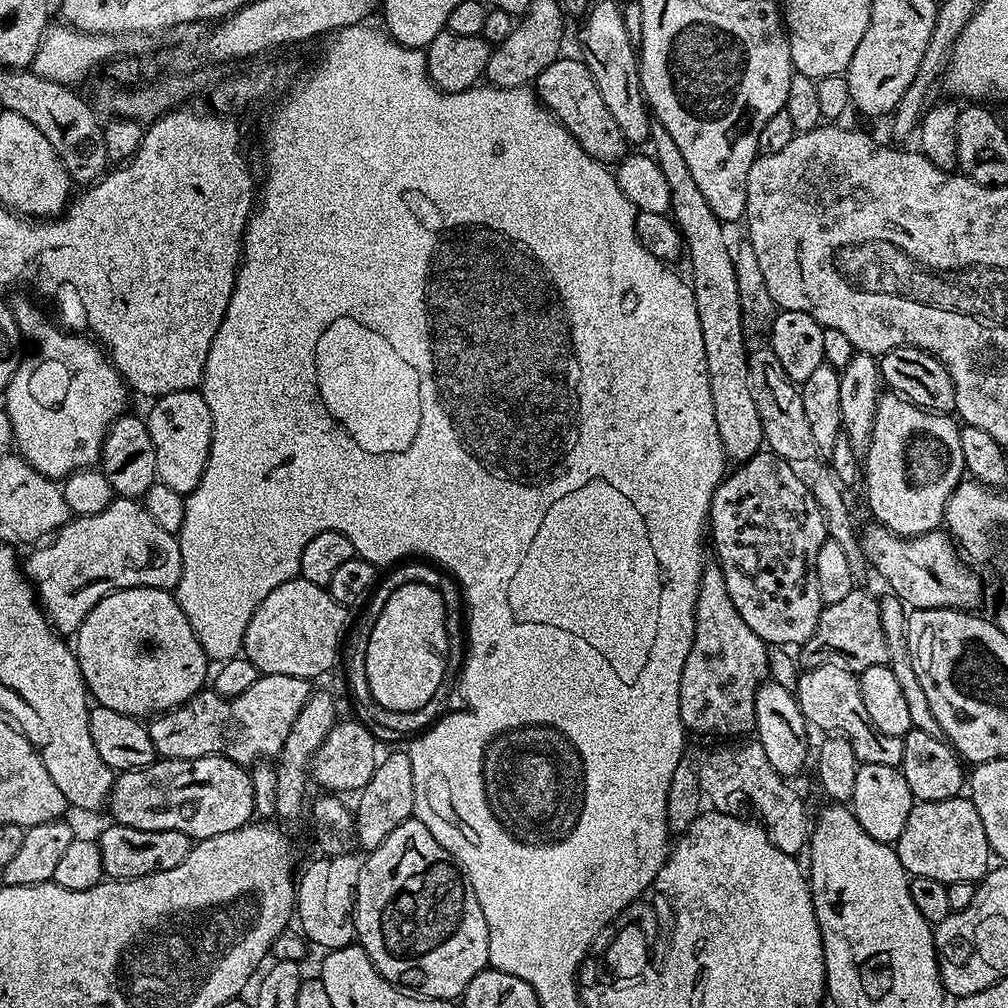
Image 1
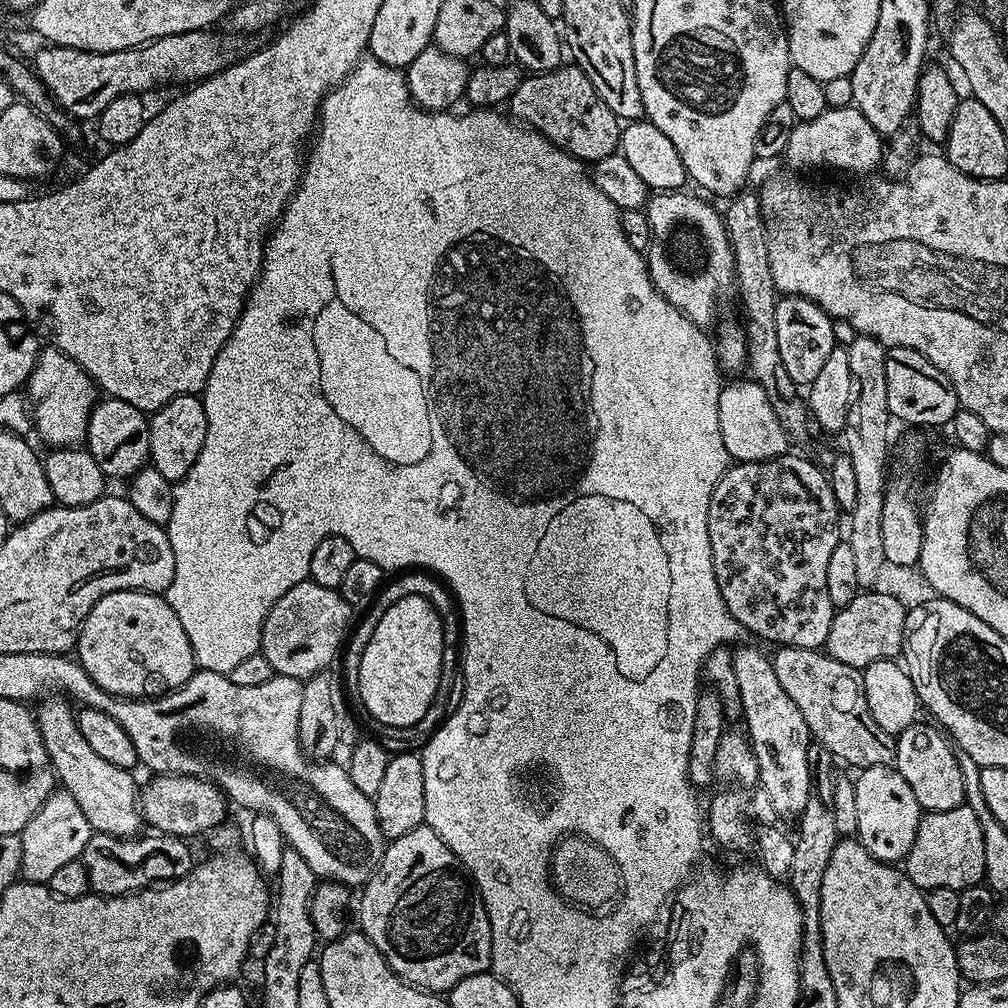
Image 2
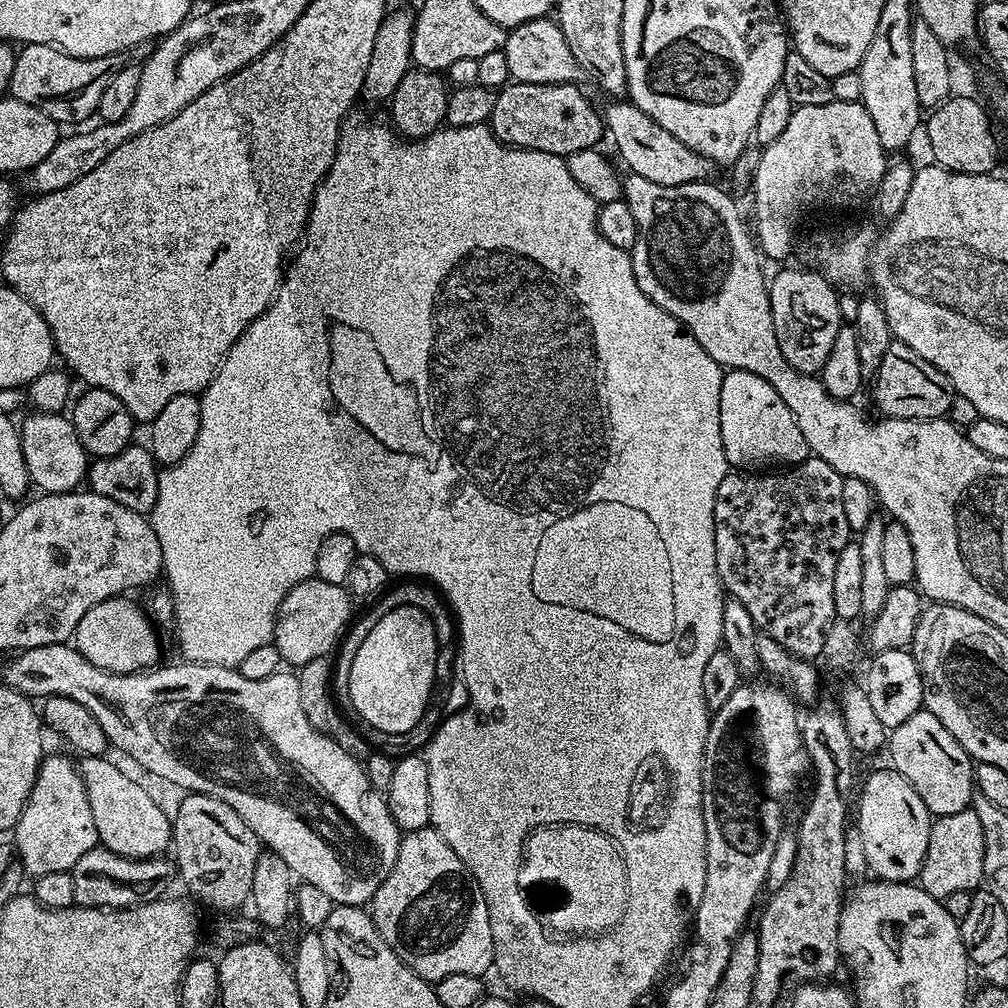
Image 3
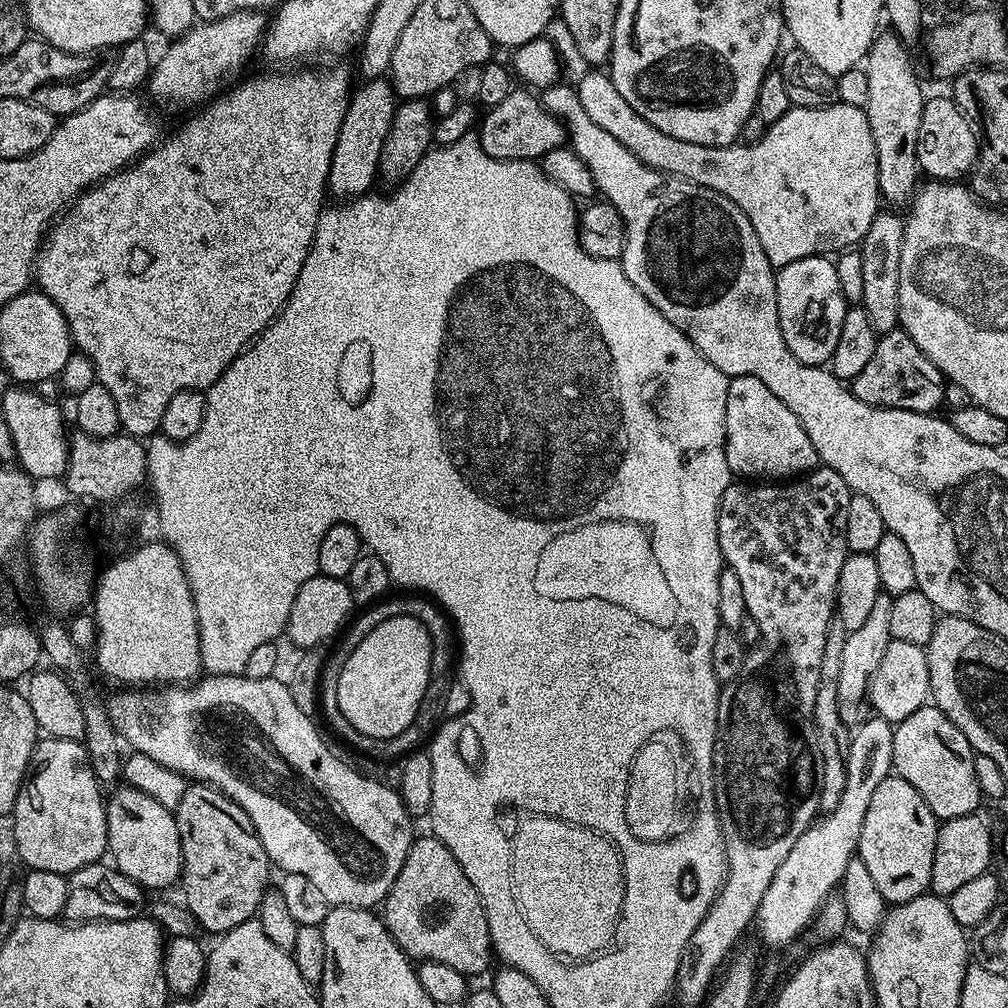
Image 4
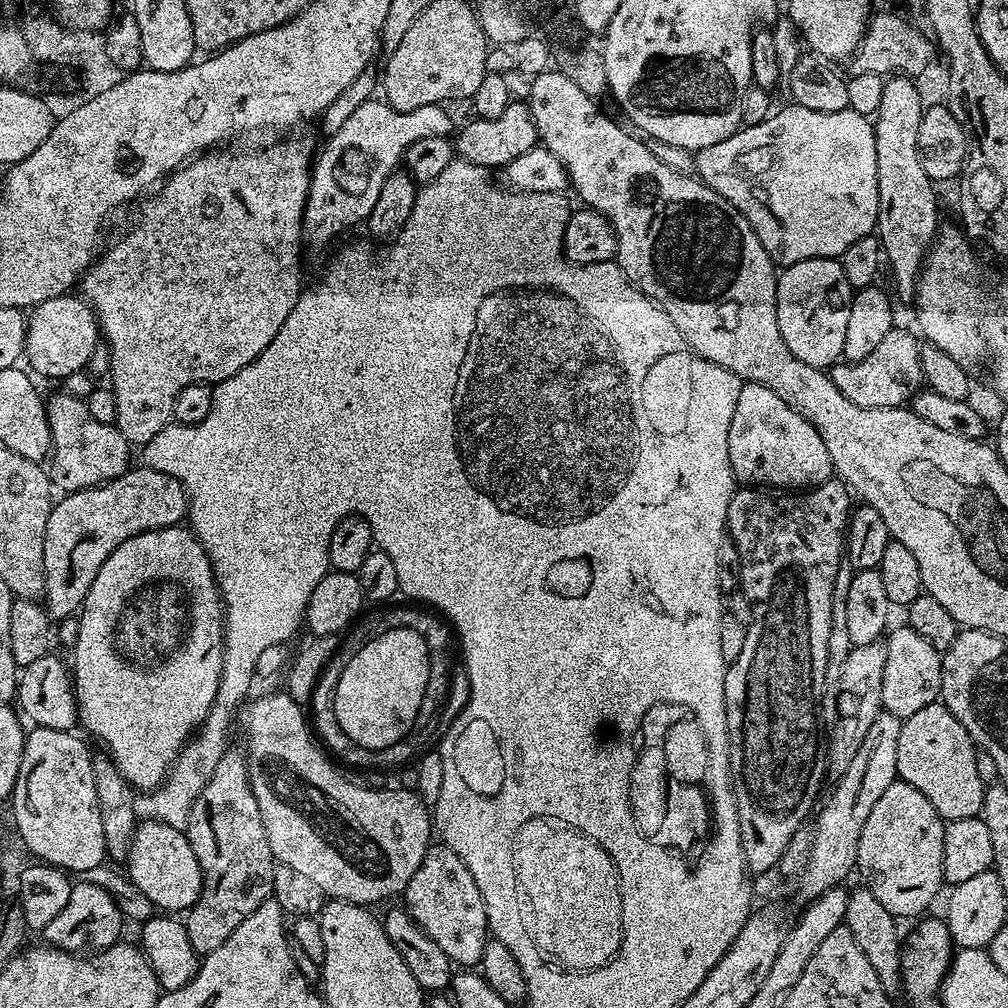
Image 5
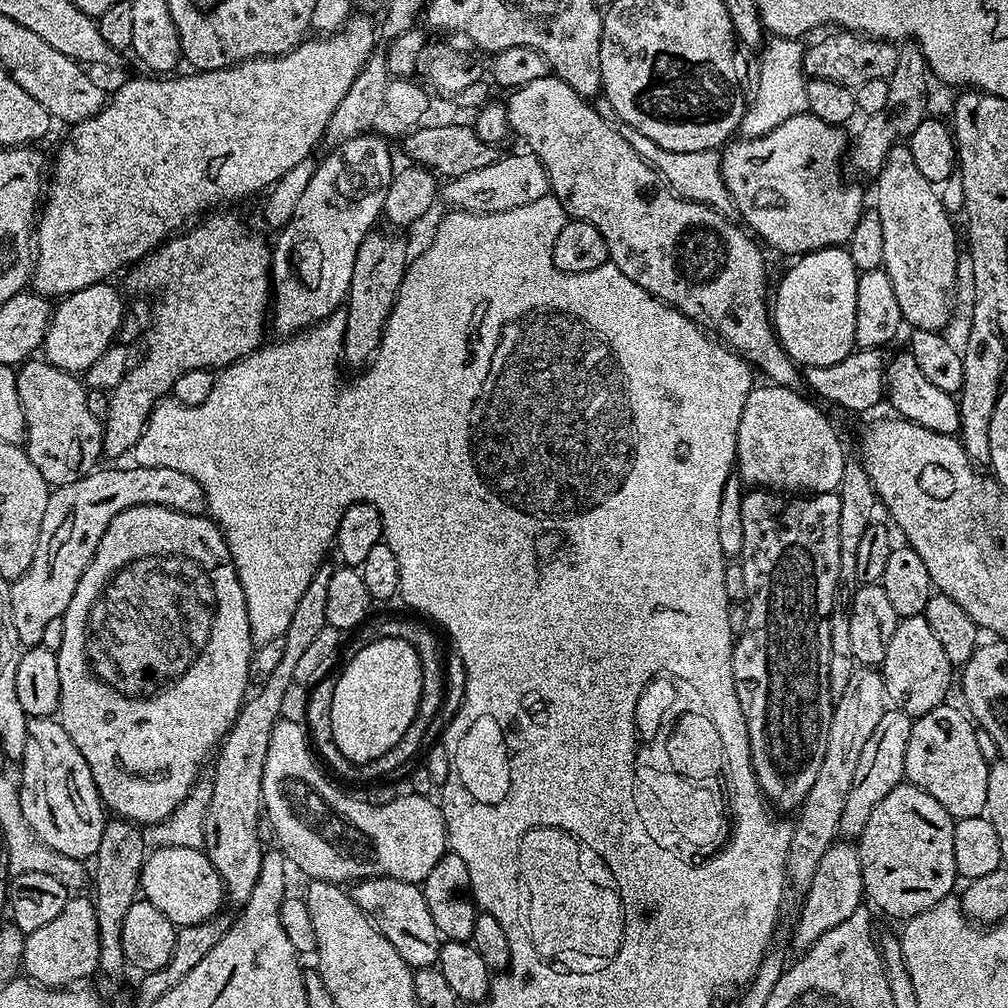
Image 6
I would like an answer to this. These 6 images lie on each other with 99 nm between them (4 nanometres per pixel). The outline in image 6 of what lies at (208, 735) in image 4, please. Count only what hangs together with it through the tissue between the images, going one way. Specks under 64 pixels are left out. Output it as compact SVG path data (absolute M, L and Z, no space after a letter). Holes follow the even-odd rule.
M299 719L296 720L277 720L270 734L270 746L266 750L266 762L260 779L262 808L266 820L268 816L272 823L272 832L281 844L277 845L285 857L293 865L296 863L305 872L305 877L325 880L331 884L348 886L366 878L389 876L402 878L402 882L423 885L430 870L434 870L445 852L449 851L448 835L439 803L435 799L427 800L429 797L424 794L398 794L390 802L377 804L371 799L359 800L343 792L339 788L341 785L322 767L310 743L307 727Z

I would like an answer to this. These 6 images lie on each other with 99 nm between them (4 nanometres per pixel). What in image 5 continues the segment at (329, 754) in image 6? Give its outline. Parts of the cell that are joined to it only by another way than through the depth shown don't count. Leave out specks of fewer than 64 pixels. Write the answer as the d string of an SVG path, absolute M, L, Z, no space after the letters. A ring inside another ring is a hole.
M392 606L381 607L384 609L382 609L377 616L366 617L367 615L365 615L363 618L357 619L355 623L343 633L338 647L333 651L332 657L328 660L328 665L322 670L322 674L314 686L314 694L310 701L310 724L314 729L315 735L318 737L319 743L323 745L323 747L327 749L327 751L331 753L341 765L349 764L352 768L366 767L371 760L374 760L374 756L373 753L367 752L365 748L358 746L350 738L346 738L342 726L338 726L338 718L334 714L334 694L336 693L336 683L338 682L338 678L342 678L342 670L346 670L346 662L350 662L350 658L353 654L355 654L355 652L357 652L367 640L373 636L382 634L383 632L388 632L392 628L409 628L410 630L414 630L418 634L424 636L424 641L428 647L428 661L432 667L432 675L434 678L429 680L428 685L426 686L424 704L421 706L420 713L416 719L417 725L423 726L423 724L431 718L432 711L436 708L436 700L442 699L448 692L449 625L445 623L439 615L433 614L431 611L425 610L420 606L408 606L412 608L388 607Z

